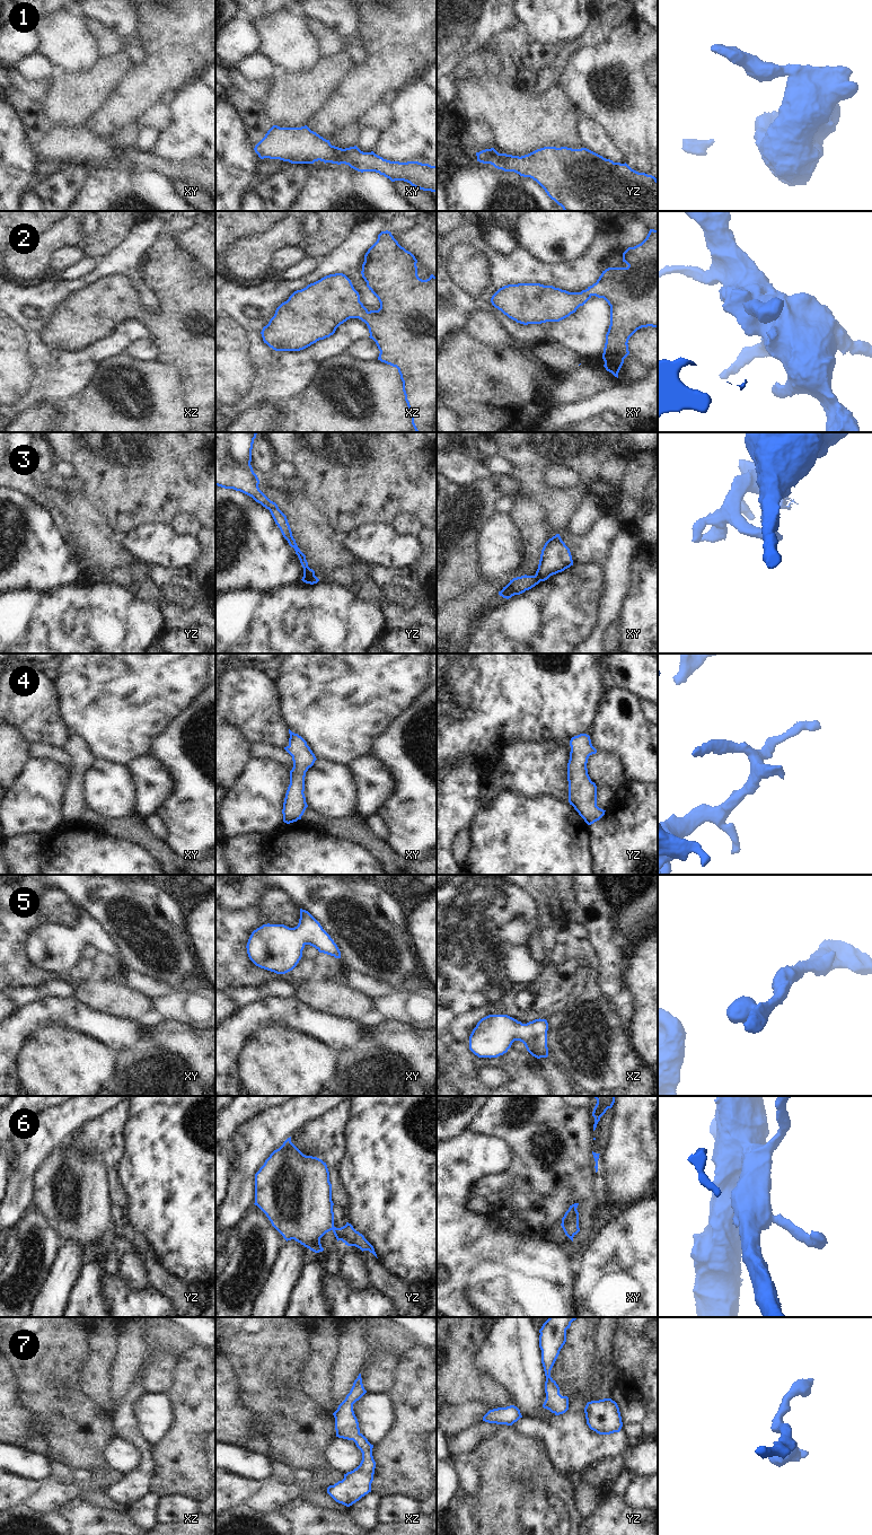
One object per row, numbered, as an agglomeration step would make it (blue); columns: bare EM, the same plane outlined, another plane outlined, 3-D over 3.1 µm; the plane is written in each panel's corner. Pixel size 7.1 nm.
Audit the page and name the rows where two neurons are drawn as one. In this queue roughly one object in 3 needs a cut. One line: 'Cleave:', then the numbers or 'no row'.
Cleave: 3

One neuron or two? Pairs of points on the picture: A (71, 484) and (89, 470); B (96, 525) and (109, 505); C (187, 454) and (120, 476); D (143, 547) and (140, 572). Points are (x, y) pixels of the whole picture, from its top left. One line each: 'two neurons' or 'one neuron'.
A: two neurons
B: two neurons
C: one neuron
D: two neurons

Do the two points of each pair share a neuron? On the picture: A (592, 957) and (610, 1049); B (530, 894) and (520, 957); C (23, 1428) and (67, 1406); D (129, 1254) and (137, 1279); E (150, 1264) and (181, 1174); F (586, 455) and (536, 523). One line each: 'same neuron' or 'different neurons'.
A: same neuron
B: same neuron
C: different neurons
D: same neuron
E: different neurons
F: different neurons

